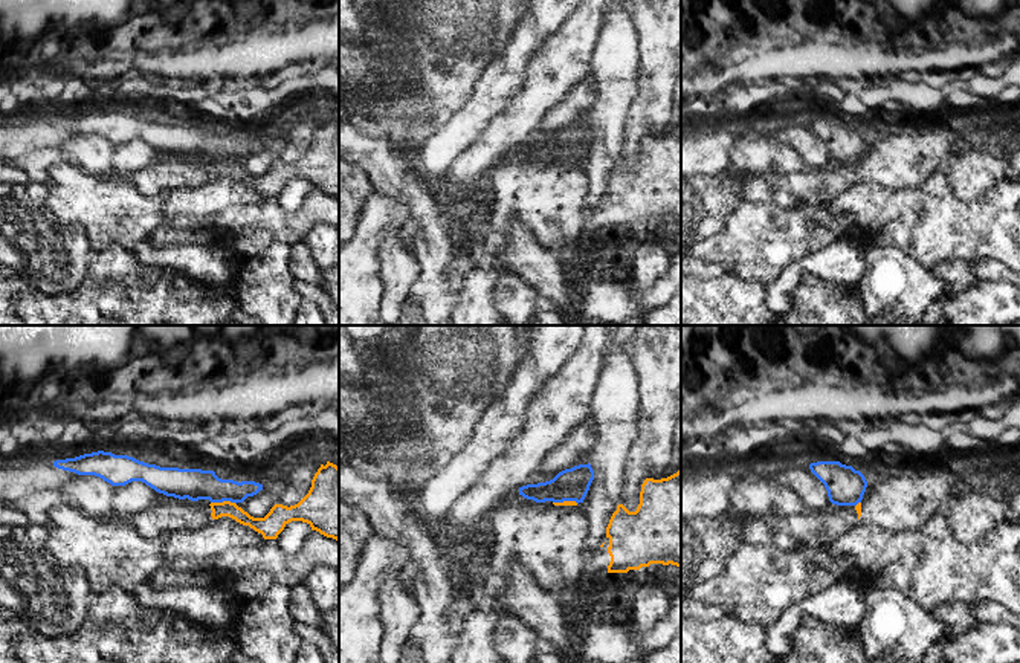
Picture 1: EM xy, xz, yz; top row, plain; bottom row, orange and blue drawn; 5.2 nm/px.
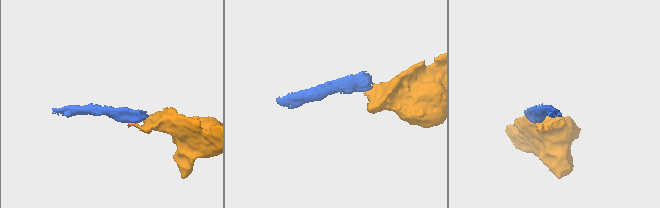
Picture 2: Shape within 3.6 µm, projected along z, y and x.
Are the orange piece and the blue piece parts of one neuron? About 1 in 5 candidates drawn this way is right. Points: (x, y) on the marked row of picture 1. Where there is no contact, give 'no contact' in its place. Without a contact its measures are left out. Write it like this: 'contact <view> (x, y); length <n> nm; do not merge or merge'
contact xy (223, 501); length 140 nm; do not merge

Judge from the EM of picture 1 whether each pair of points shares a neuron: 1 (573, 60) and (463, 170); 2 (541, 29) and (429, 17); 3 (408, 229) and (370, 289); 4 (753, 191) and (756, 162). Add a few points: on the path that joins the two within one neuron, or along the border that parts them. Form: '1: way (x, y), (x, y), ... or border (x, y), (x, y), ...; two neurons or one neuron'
1: way (545, 87), (490, 145); one neuron
2: border (524, 16), (498, 58); two neurons
3: border (409, 219), (400, 226); two neurons
4: border (738, 171), (785, 174); two neurons

